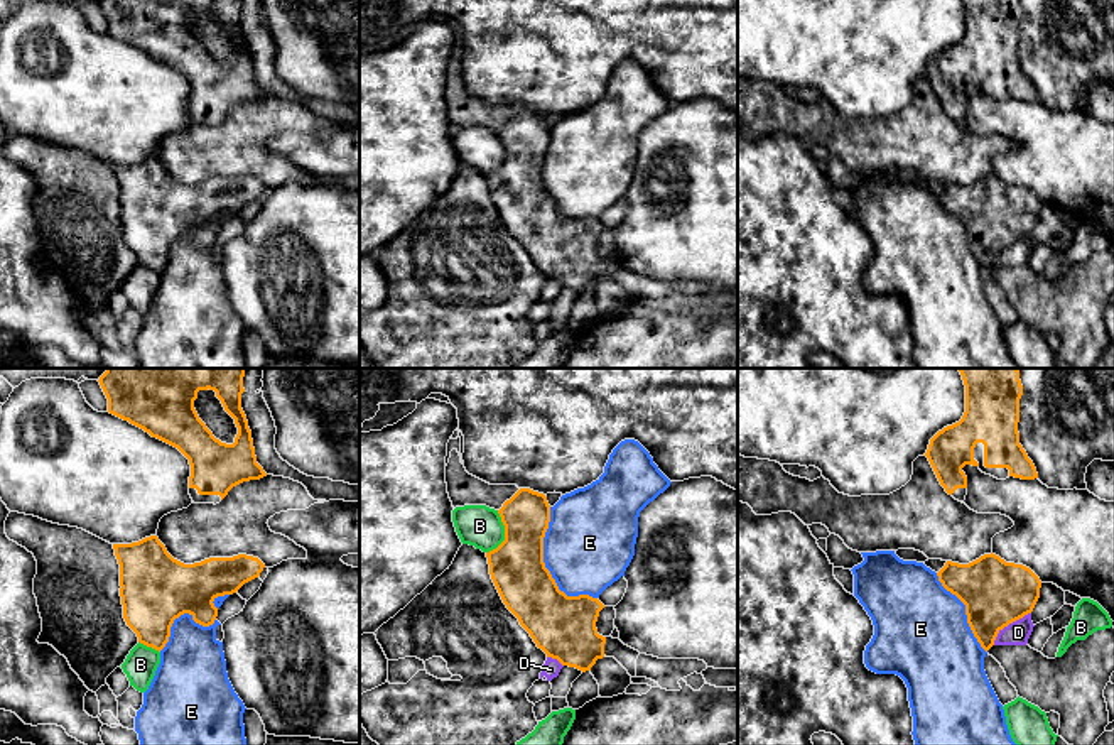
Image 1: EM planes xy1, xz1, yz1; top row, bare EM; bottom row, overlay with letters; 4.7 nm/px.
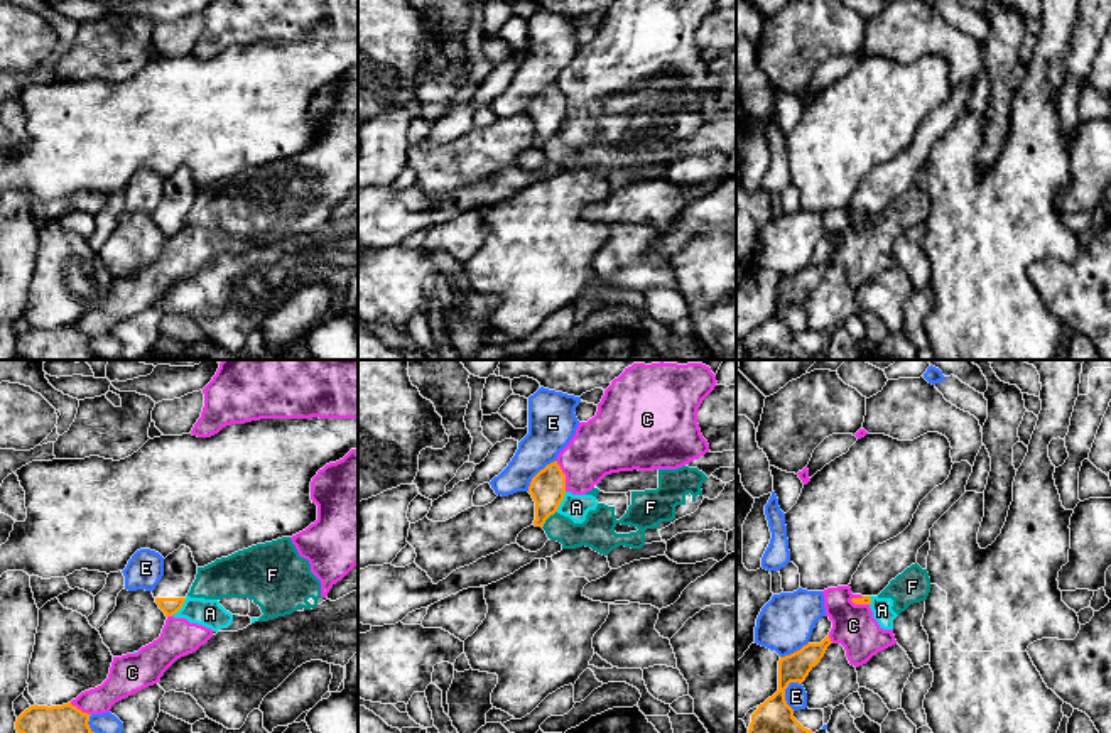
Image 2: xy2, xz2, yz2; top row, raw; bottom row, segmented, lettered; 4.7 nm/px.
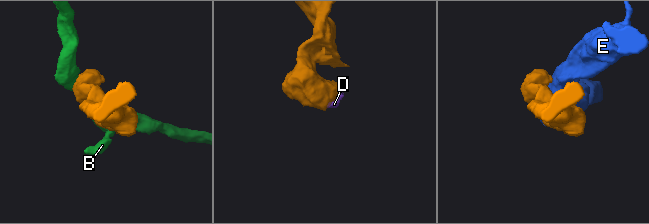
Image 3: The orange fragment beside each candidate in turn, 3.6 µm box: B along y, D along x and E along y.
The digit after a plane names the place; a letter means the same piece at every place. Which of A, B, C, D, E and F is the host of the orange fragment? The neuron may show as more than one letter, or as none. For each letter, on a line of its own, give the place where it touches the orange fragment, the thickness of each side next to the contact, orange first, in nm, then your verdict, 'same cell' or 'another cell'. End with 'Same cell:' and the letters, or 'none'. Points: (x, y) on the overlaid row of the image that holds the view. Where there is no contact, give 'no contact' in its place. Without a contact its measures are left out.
A: meets orange in xy2 at (179, 608); 80 nm thick on the orange side, 140 nm on the other; another cell
B: meets orange in xz1 at (505, 534); 260 nm thick on the orange side, 200 nm on the other; another cell
C: meets orange in xz2 at (564, 477); 170 nm thick on the orange side, 280 nm on the other; another cell
D: meets orange in yz1 at (1008, 624); 320 nm thick on the orange side, 120 nm on the other; another cell
E: meets orange in xz1 at (544, 566); 260 nm thick on the orange side, 420 nm on the other; another cell
F: meets orange in xz2 at (547, 517); 170 nm thick on the orange side, 160 nm on the other; another cell
Same cell: none

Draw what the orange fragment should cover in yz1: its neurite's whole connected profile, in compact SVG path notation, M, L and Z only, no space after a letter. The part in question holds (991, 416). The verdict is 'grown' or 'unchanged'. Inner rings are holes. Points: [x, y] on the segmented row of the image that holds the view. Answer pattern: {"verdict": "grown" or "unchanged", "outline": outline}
{"verdict": "grown", "outline": "M959 368L965 385L962 419L938 431L928 444L928 458L940 485L962 502L967 495L965 465L998 480L1038 478L1033 461L1019 444L1018 368Z"}

